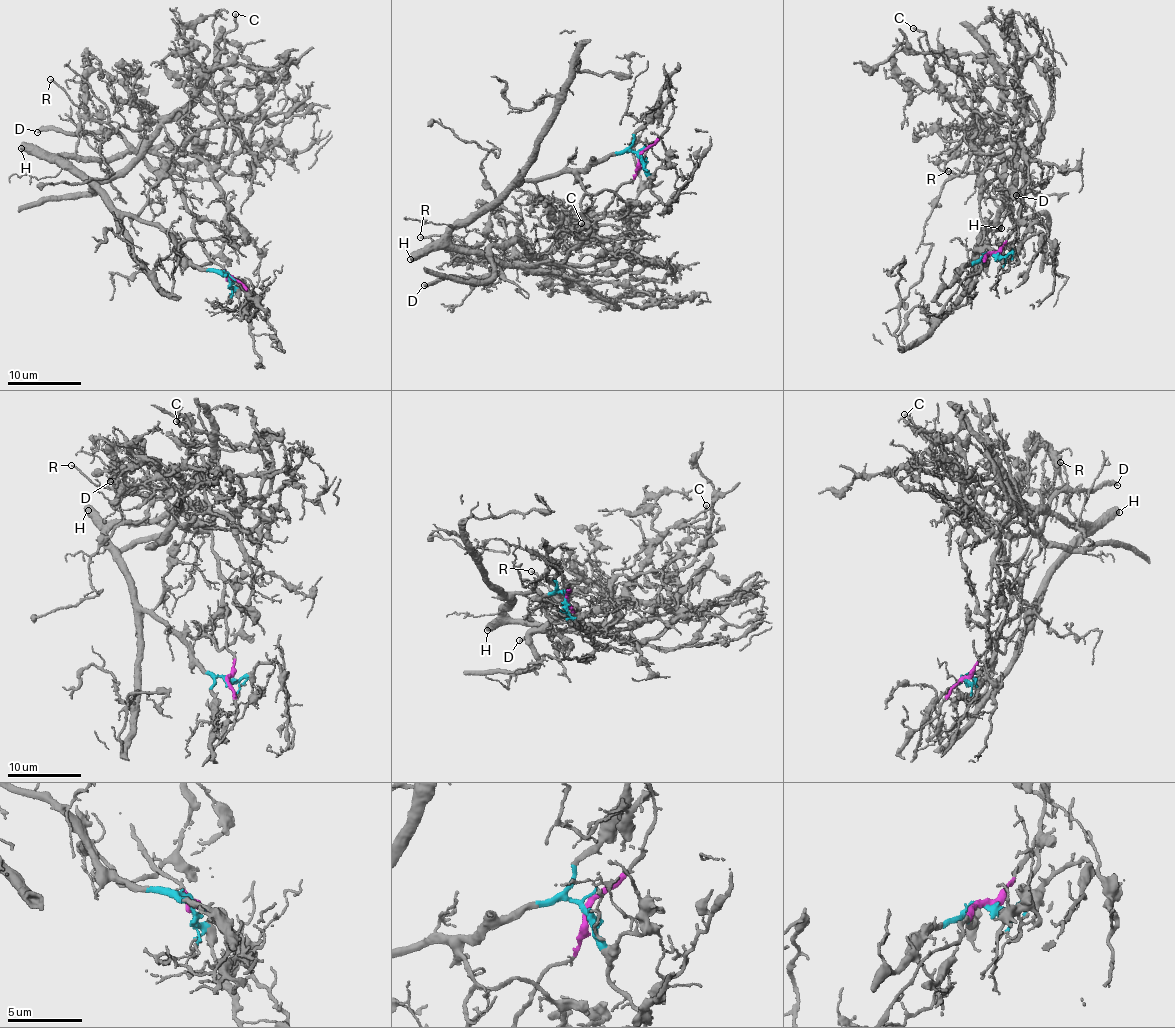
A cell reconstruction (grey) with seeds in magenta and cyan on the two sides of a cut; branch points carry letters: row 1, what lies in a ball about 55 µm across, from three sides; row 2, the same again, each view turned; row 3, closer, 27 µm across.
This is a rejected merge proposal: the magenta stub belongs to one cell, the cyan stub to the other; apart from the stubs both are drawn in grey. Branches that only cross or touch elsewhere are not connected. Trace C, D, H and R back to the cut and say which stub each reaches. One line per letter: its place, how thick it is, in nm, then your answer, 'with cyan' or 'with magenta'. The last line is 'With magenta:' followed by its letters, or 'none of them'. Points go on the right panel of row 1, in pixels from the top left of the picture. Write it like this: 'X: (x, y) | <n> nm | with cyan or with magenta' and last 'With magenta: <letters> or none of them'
C: (913, 28) | 190 nm | with cyan
D: (1016, 195) | 340 nm | with magenta
H: (1001, 228) | 550 nm | with cyan
R: (948, 171) | 170 nm | with magenta
With magenta: D, R

